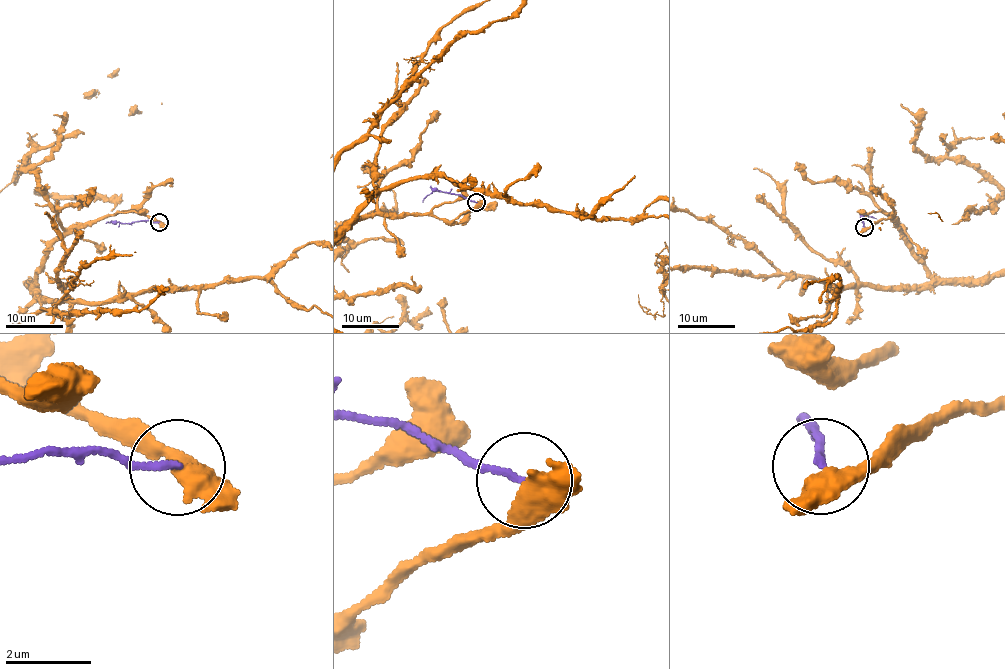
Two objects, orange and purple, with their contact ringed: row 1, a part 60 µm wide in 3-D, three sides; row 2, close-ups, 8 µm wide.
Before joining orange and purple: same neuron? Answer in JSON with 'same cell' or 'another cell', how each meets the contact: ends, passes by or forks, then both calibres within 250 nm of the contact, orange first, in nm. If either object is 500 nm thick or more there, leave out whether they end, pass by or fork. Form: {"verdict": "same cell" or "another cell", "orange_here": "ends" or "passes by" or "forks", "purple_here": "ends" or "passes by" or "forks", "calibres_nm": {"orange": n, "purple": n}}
{"verdict": "another cell", "orange_here": "passes by", "purple_here": "ends", "calibres_nm": {"orange": 480, "purple": 140}}

